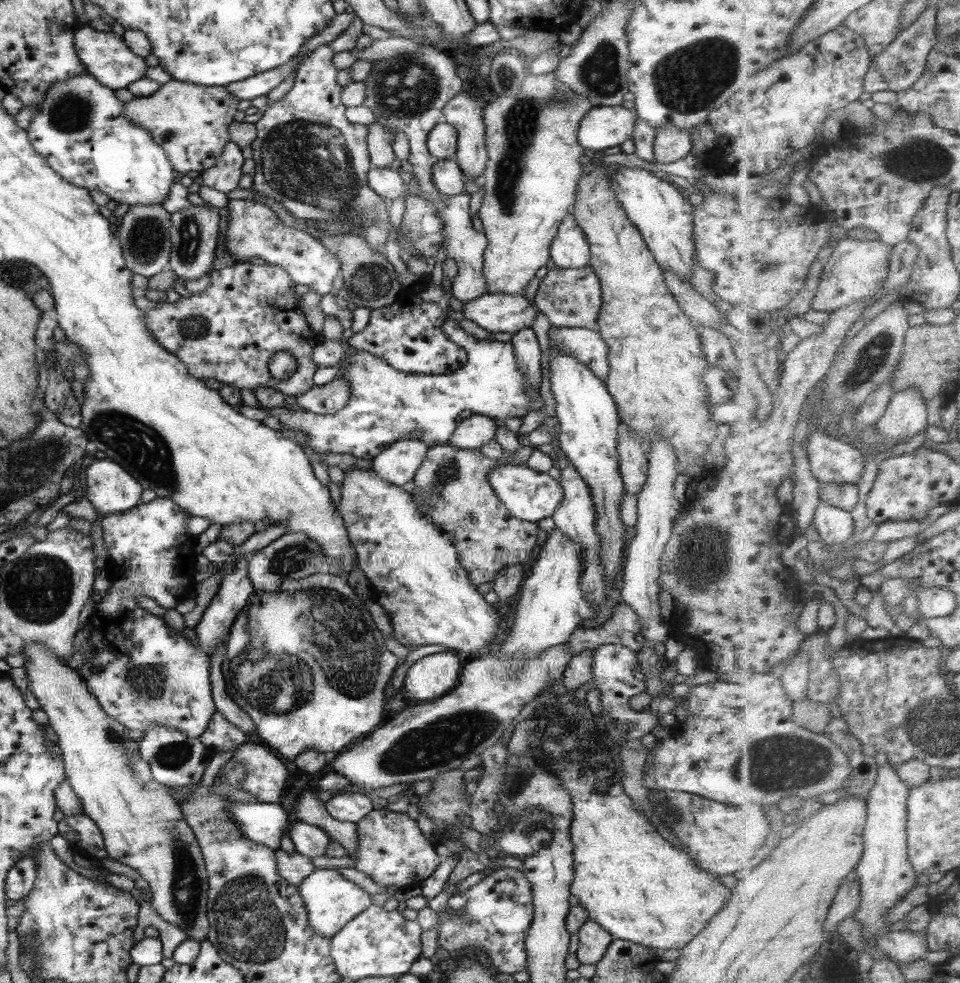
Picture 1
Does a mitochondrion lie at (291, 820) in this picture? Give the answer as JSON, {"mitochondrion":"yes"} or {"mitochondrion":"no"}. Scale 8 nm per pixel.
{"mitochondrion":"no"}

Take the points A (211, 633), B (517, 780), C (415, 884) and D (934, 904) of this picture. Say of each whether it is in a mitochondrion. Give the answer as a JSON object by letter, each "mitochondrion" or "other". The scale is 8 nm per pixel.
{"A":"other","B":"mitochondrion","C":"other","D":"other"}

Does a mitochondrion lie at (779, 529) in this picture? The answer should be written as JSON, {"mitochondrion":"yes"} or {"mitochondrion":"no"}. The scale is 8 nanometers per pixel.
{"mitochondrion":"no"}

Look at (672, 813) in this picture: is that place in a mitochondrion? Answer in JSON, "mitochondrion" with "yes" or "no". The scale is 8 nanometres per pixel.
{"mitochondrion":"yes"}

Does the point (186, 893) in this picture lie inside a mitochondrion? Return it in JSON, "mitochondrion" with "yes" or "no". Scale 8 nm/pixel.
{"mitochondrion":"yes"}

